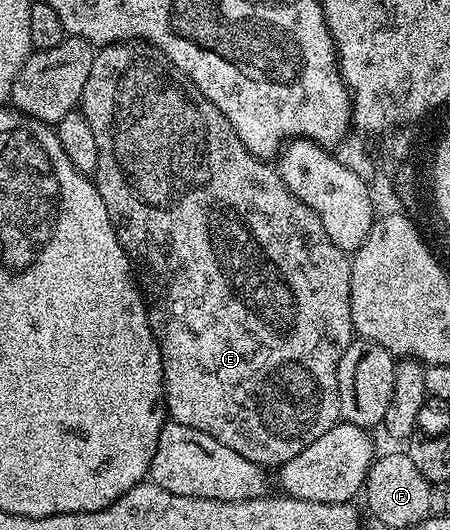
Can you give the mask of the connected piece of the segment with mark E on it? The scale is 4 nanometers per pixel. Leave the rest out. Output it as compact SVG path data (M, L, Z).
M133 39L130 41L116 41L113 45L97 48L92 58L90 79L86 79L86 87L80 96L78 109L79 112L84 114L86 123L90 123L90 131L94 131L94 143L98 143L98 167L94 174L96 190L98 195L102 195L102 203L106 203L106 211L110 215L110 223L118 235L118 243L122 243L122 247L128 252L129 261L138 270L138 284L148 306L148 322L162 355L164 404L167 416L186 427L194 427L206 435L218 439L218 443L226 443L226 447L230 447L230 451L238 451L238 455L242 455L254 463L265 467L285 465L287 461L294 459L294 455L298 455L298 451L306 451L306 447L310 447L310 443L314 443L314 439L319 439L320 436L326 435L326 431L330 431L330 427L334 427L341 420L340 400L338 399L338 363L342 359L346 347L354 339L352 316L350 315L351 256L333 243L330 235L326 233L326 227L322 225L322 219L306 203L302 203L302 199L298 199L298 195L294 195L290 191L290 187L286 187L286 183L280 178L279 168L275 164L269 163L263 157L254 156L246 147L246 143L242 143L242 139L238 139L238 135L234 131L234 127L230 127L226 115L210 99L206 99L206 95L202 95L202 91L198 91L196 84L187 75L182 71L178 71L178 67L174 67L174 63L170 63L170 59L161 49L154 47L150 42Z

